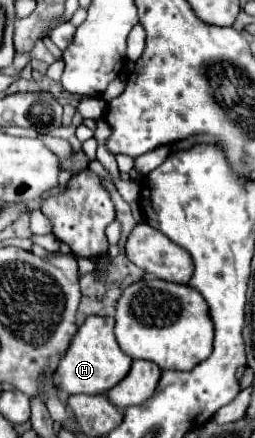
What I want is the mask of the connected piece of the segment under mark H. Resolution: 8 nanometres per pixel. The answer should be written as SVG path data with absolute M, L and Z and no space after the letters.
M107 316L85 318L53 376L53 382L59 390L67 394L105 394L127 376L133 358L121 352L121 348L117 346L117 340L113 336L113 326L115 320Z

